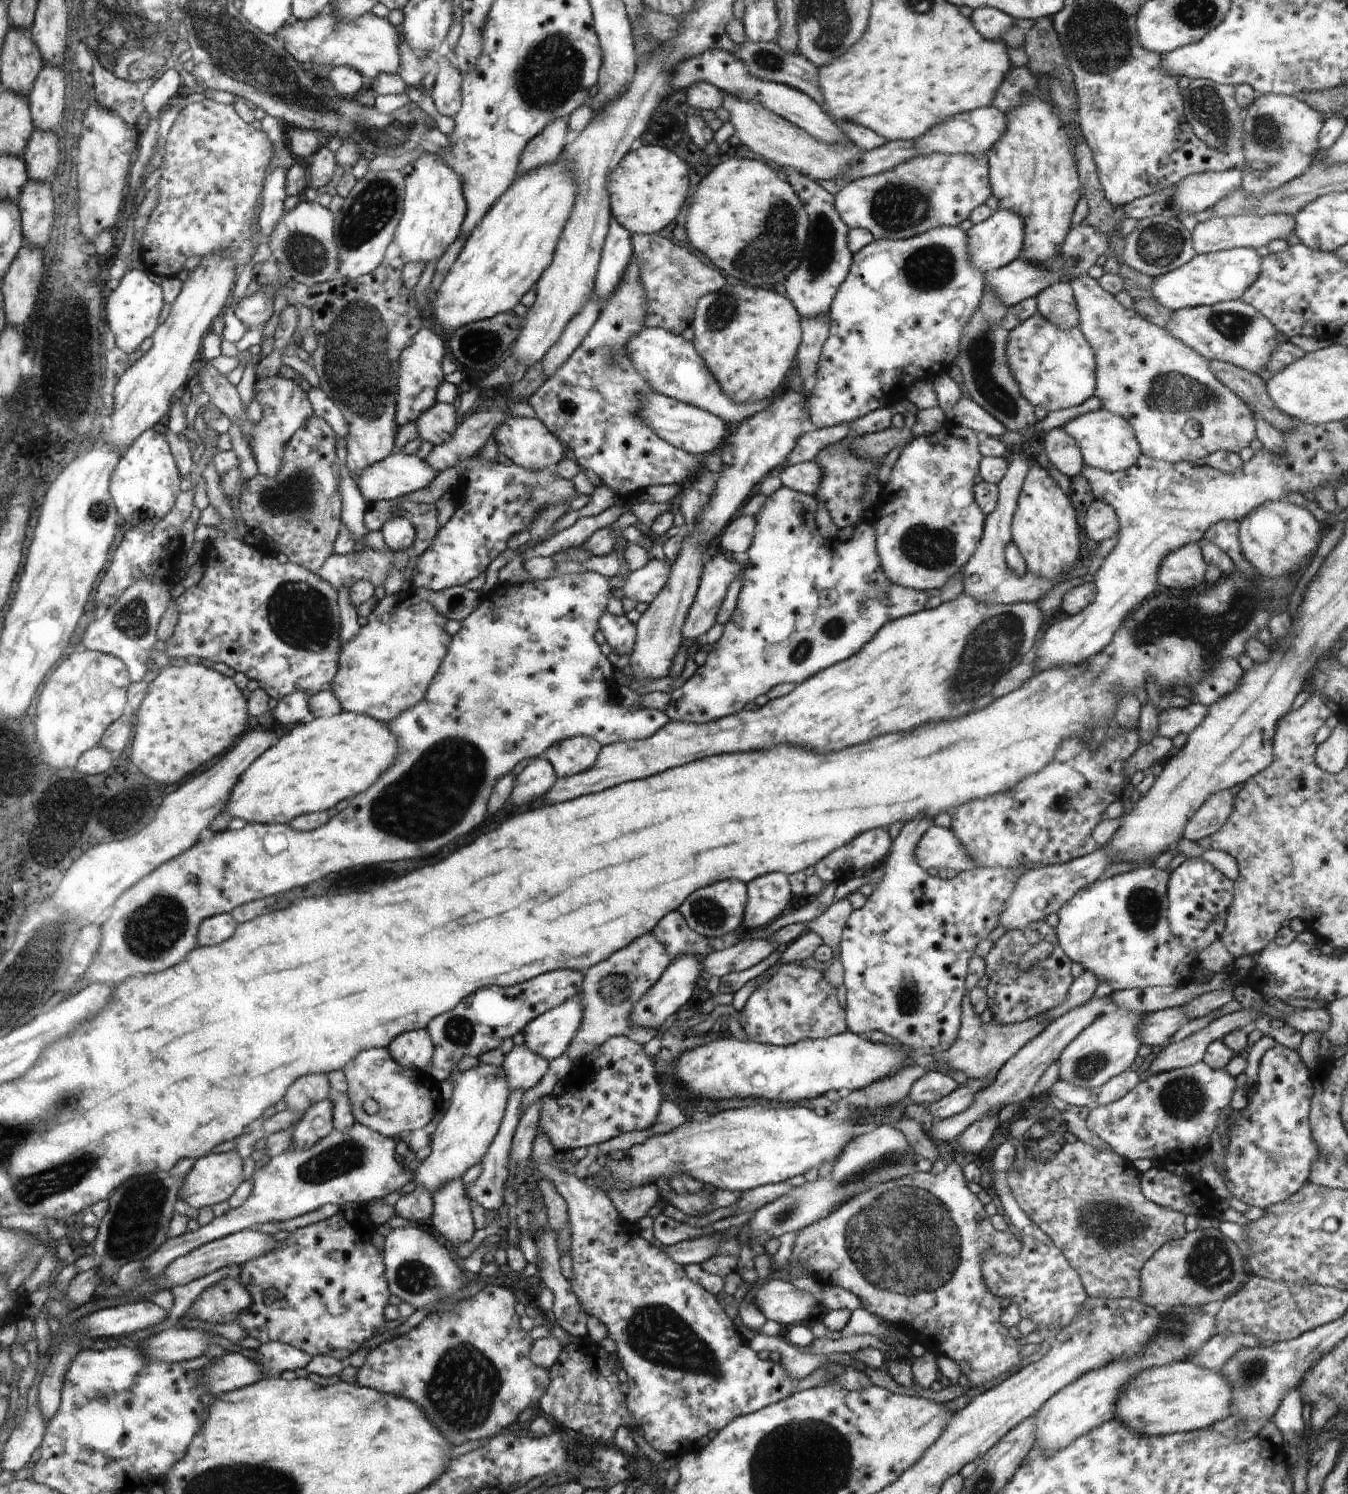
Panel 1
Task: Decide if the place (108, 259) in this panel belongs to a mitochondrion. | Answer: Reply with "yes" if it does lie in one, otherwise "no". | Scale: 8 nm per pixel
no

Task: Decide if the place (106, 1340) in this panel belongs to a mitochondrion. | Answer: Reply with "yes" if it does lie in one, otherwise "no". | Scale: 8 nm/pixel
no

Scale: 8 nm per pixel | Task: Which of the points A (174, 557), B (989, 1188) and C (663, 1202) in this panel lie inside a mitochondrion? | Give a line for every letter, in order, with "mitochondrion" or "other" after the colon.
A: other
B: other
C: other

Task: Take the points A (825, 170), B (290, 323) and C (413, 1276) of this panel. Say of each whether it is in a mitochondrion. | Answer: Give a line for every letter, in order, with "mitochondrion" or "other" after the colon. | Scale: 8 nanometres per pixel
A: other
B: other
C: mitochondrion

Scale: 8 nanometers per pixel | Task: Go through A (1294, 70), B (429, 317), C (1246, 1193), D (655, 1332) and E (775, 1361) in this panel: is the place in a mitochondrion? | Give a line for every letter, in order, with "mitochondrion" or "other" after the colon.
A: mitochondrion
B: other
C: other
D: mitochondrion
E: other

